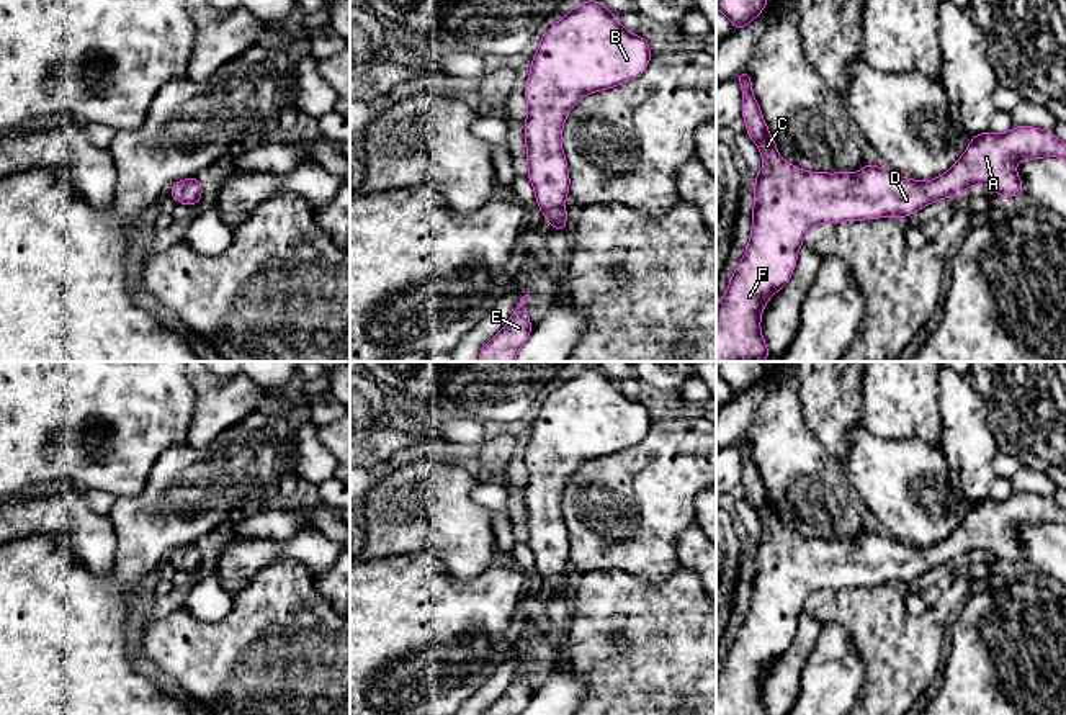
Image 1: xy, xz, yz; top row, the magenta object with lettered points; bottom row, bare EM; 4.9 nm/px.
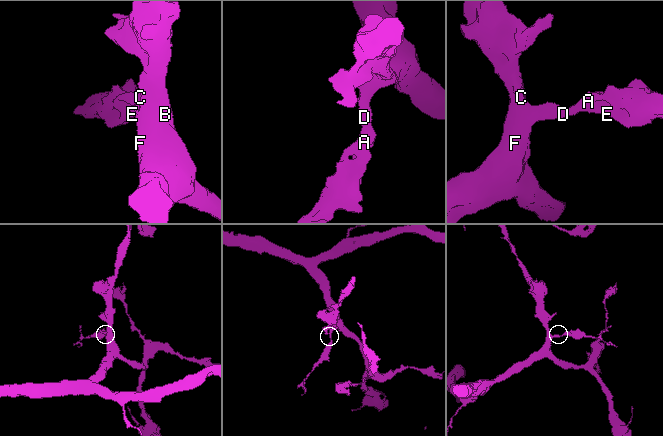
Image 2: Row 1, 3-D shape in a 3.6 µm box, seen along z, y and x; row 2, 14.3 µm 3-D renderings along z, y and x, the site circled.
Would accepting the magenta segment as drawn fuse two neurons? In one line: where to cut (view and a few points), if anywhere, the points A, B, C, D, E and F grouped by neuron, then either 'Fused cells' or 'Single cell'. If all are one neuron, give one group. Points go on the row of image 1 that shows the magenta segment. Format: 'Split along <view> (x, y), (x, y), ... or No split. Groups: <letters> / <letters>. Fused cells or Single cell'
No split. Groups: A B C D E F. Single cell

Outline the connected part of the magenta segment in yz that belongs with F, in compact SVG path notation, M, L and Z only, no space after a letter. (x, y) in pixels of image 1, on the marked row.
M747 69L737 75L742 88L742 118L747 136L759 146L764 170L754 173L754 213L750 242L744 259L736 267L726 293L716 306L716 362L765 362L767 344L760 334L760 316L765 303L791 278L803 245L804 234L819 223L840 223L860 219L880 219L906 216L925 208L929 203L947 196L958 198L976 183L991 187L997 196L1017 198L1023 195L1023 185L1014 165L1019 160L1040 157L1066 159L1066 144L1053 131L1032 126L1015 126L1006 134L986 131L974 134L966 152L947 173L927 183L898 175L889 169L865 164L857 175L849 172L822 173L804 172L798 165L786 164L768 133L759 103L752 93L752 80Z

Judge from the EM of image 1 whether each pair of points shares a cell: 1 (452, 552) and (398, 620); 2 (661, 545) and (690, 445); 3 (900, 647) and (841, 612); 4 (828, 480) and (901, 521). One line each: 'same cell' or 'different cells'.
1: different cells
2: same cell
3: same cell
4: different cells

